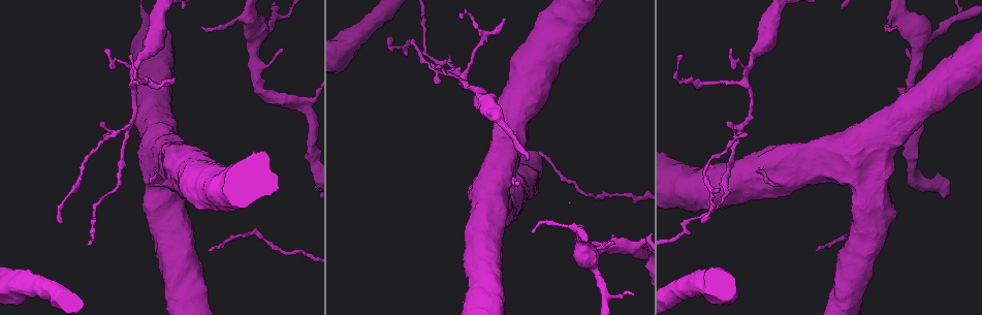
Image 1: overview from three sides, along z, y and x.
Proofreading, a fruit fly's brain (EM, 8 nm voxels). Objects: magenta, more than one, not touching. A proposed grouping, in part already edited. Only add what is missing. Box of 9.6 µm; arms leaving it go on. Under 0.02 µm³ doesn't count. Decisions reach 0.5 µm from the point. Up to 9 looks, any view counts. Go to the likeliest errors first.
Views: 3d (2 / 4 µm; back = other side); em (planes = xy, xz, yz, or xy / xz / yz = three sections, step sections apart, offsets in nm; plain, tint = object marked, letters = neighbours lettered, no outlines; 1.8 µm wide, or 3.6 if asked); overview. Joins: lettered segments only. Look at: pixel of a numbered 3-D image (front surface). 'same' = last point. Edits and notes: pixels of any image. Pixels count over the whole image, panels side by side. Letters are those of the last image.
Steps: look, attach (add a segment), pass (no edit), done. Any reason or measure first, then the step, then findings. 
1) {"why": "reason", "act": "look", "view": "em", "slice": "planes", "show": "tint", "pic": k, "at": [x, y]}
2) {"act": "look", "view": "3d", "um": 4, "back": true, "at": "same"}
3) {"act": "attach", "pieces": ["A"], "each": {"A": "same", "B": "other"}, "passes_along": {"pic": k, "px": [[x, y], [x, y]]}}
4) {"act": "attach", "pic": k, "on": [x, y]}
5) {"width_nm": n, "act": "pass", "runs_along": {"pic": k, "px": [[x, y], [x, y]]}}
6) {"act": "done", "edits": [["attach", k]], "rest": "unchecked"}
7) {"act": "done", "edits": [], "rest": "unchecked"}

{"why": "branch stops here", "act": "look", "view": "3d", "um": 2, "pic": 1, "at": [907, 49]}

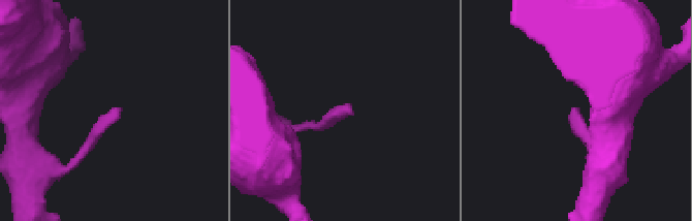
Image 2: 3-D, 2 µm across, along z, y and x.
{"why": "shape alone is not enough", "act": "look", "view": "em", "slice": "xz", "step": 8, "show": "tint", "pic": 2, "at": [348, 109]}

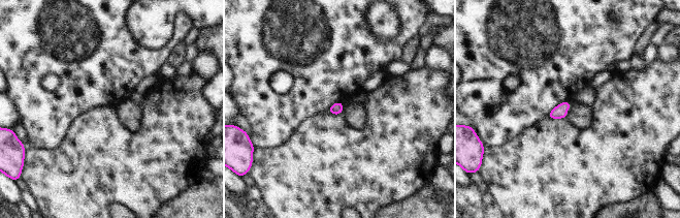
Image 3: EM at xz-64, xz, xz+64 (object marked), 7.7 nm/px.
{"why": "another direction", "act": "look", "view": "em", "slice": "planes", "show": "letters", "at": "same"}

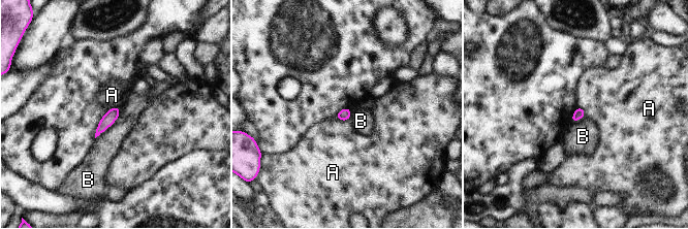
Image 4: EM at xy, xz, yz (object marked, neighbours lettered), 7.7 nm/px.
{"act": "pass", "each": {"A": "other", "B": "other"}, "border": {"pic": 4, "px": [[120, 107], [118, 118], [95, 138]]}, "found": "no lettered segment goes on from it"}

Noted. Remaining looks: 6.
{"why": "tapers out", "act": "look", "view": "3d", "um": 2, "back": true, "pic": 1, "at": [532, 230]}

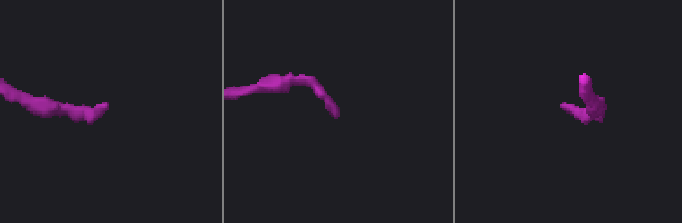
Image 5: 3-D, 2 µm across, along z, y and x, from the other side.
{"act": "look", "view": "em", "slice": "planes", "show": "tint", "pic": 5, "at": [337, 116]}

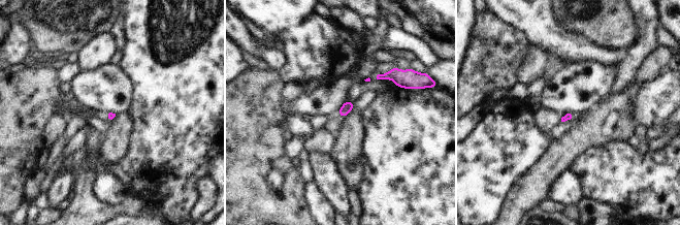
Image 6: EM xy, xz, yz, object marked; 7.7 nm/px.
{"act": "look", "view": "em", "slice": "planes", "show": "letters", "at": "same"}

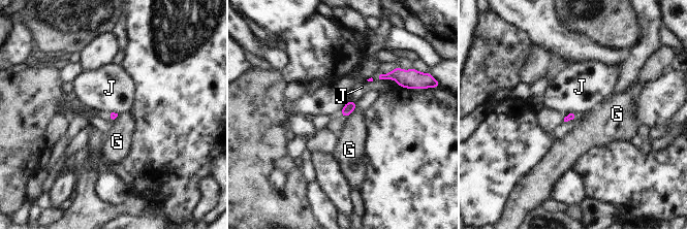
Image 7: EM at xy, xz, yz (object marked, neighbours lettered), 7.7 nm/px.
{"act": "pass", "each": {"G": "other", "J": "other"}, "border": {"pic": 7, "px": [[574, 111], [567, 113]]}, "found": "no lettered segment goes on from it"}

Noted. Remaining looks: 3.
{"why": "arms part here", "act": "look", "view": "em", "slice": "yz", "step": 4, "show": "tint", "pic": 1, "at": [275, 18]}

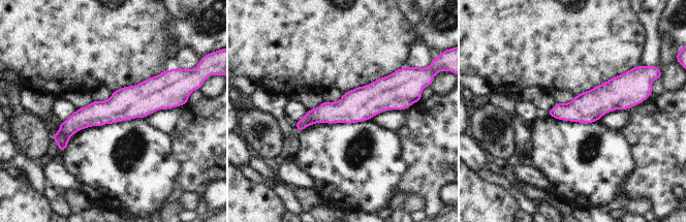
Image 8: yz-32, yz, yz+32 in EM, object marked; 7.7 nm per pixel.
{"act": "look", "view": "em", "slice": "planes", "show": "letters", "at": "same"}

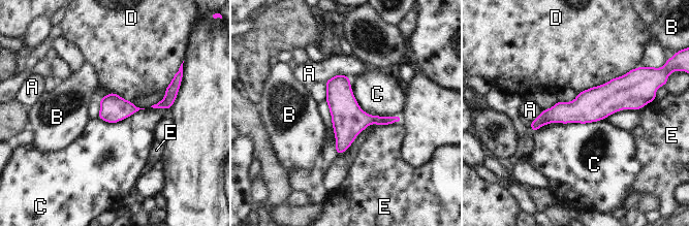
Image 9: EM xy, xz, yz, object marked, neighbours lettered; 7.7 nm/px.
{"act": "pass", "each": {"A": "other", "B": "other", "C": "other", "D": "other", "E": "other"}, "runs_along": {"pic": 9, "px": [[638, 101], [600, 101], [533, 126]]}, "found": "no lettered segment goes on from it"}

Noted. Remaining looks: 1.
{"act": "done", "edits": [], "rest": "unchecked"}

